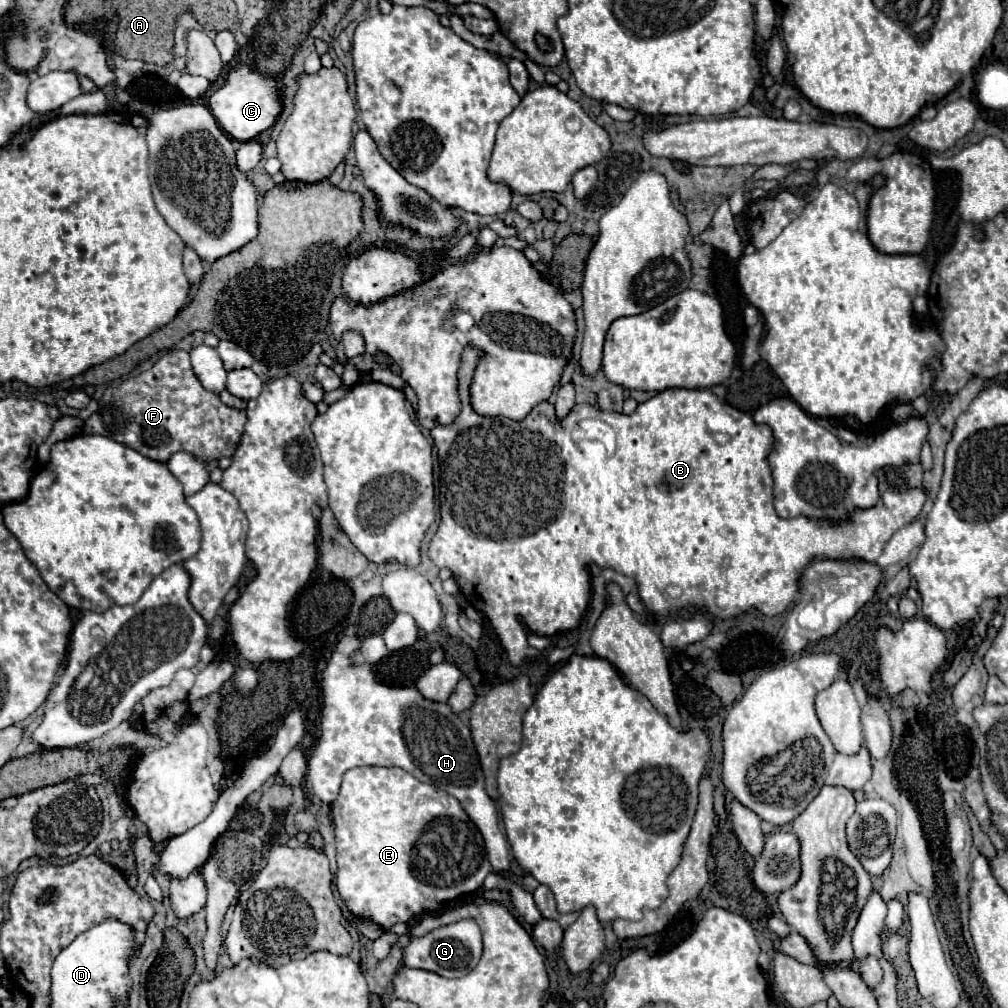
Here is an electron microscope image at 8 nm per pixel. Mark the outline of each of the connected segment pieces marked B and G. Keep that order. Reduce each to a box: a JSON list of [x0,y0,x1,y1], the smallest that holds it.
[[429,347,927,665],[403,919,483,977]]

